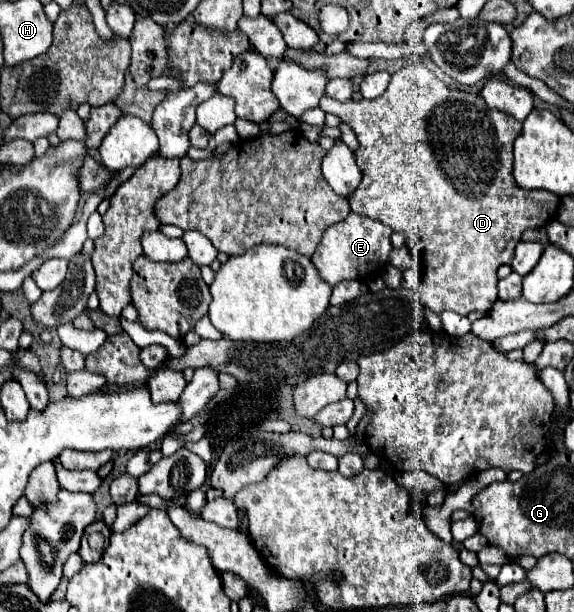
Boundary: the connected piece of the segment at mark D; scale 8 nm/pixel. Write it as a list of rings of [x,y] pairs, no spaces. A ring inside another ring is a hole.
[[[410,64],[410,66],[404,66],[398,72],[394,72],[392,78],[390,78],[388,90],[380,98],[360,100],[360,102],[354,102],[354,100],[338,102],[338,100],[330,98],[328,94],[324,94],[320,98],[320,102],[330,102],[328,110],[332,114],[340,116],[342,122],[352,128],[352,132],[356,134],[356,138],[360,142],[360,148],[356,152],[356,162],[358,162],[358,166],[360,166],[364,176],[362,176],[360,186],[356,188],[356,192],[350,196],[352,212],[368,216],[368,218],[376,218],[376,220],[388,224],[392,230],[402,232],[406,236],[410,248],[414,250],[414,254],[418,254],[422,258],[422,264],[424,264],[424,278],[422,278],[422,284],[420,284],[420,290],[418,290],[420,292],[420,300],[436,314],[440,314],[444,310],[456,310],[458,314],[464,314],[464,316],[468,316],[474,310],[488,312],[490,306],[498,298],[498,290],[496,290],[496,282],[498,282],[496,270],[498,270],[498,266],[500,264],[508,264],[512,260],[512,250],[520,242],[520,236],[522,236],[522,232],[526,228],[548,226],[556,218],[556,212],[558,212],[558,196],[556,194],[548,194],[548,190],[520,190],[516,186],[514,178],[512,178],[512,162],[514,162],[512,146],[514,146],[514,140],[522,132],[522,124],[516,122],[510,114],[506,114],[502,110],[488,108],[482,96],[446,86],[424,64]]]

